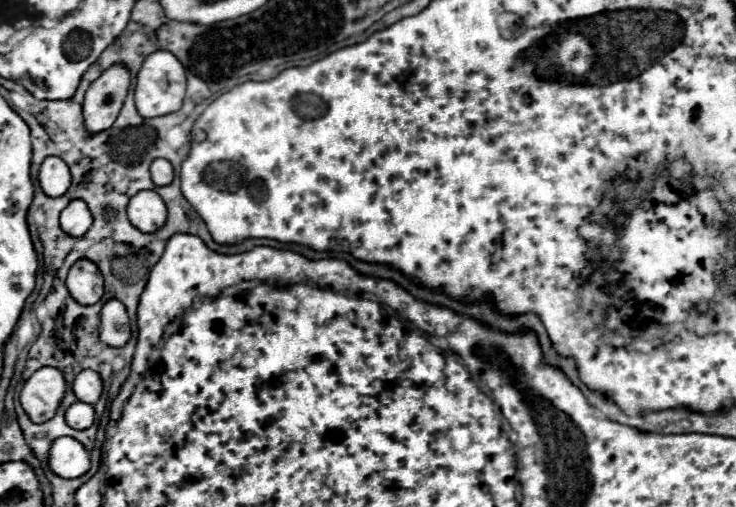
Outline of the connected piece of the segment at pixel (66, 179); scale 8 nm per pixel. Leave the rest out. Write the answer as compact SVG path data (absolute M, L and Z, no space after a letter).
M47 157L39 171L39 185L49 197L61 197L71 185L71 173L61 157Z

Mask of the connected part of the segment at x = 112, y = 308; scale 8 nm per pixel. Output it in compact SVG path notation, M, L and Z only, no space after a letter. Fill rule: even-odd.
M111 299L101 311L101 341L111 347L123 347L131 337L127 309L121 301Z

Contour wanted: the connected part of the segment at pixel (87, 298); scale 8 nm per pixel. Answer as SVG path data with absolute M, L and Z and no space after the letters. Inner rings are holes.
M89 259L75 261L67 275L67 289L77 303L95 305L103 297L101 271Z

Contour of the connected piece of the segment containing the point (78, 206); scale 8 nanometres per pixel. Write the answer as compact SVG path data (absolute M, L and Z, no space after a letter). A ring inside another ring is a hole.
M81 199L71 201L61 213L61 229L73 237L83 237L91 225L93 217L89 213L89 207Z

